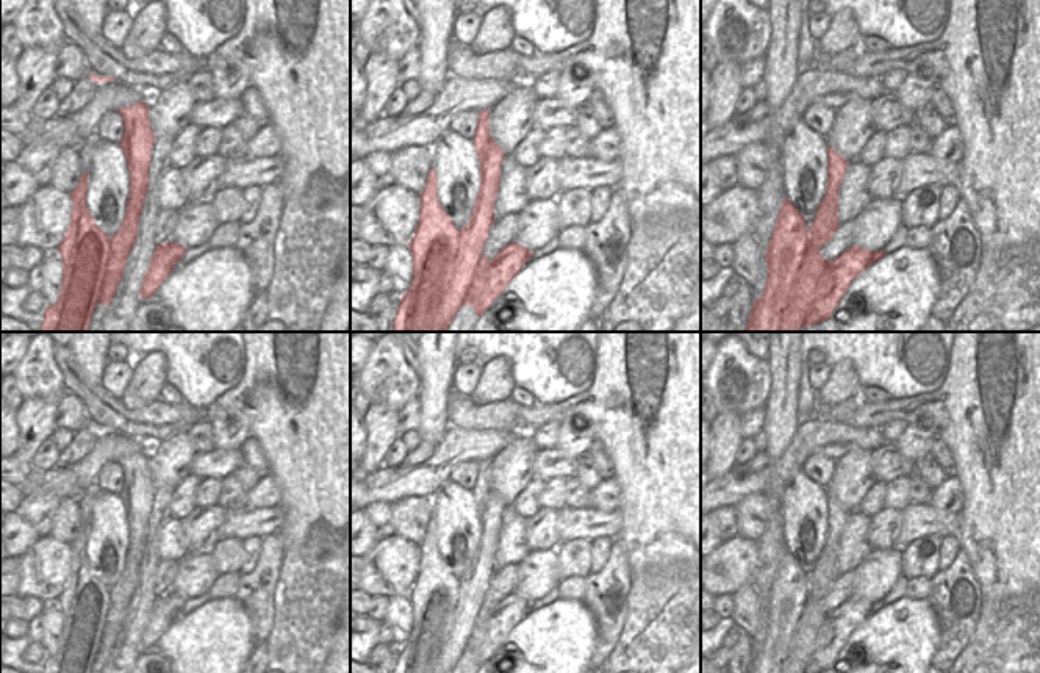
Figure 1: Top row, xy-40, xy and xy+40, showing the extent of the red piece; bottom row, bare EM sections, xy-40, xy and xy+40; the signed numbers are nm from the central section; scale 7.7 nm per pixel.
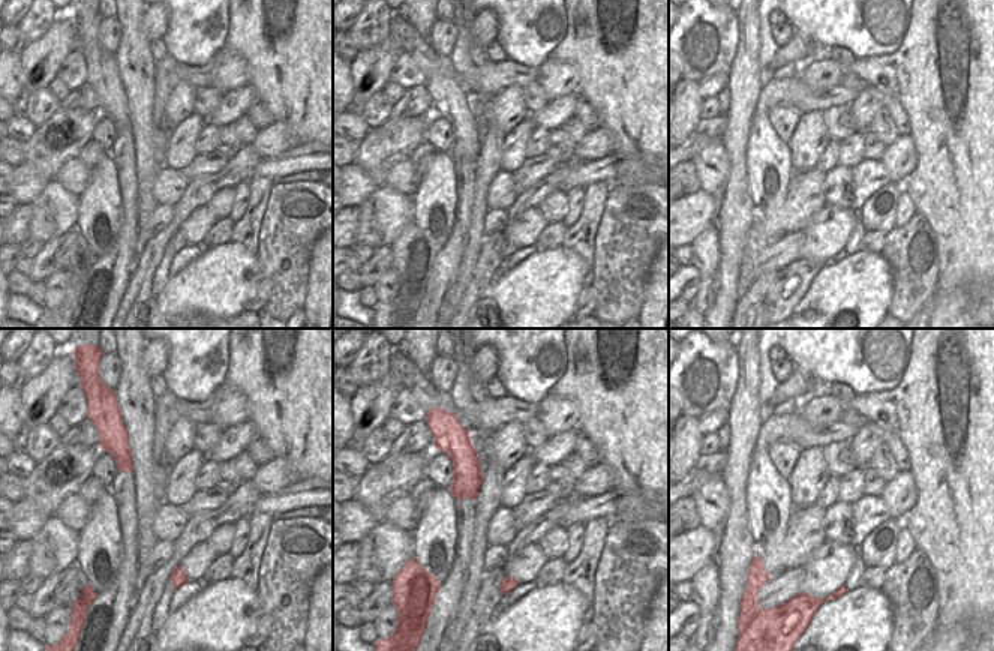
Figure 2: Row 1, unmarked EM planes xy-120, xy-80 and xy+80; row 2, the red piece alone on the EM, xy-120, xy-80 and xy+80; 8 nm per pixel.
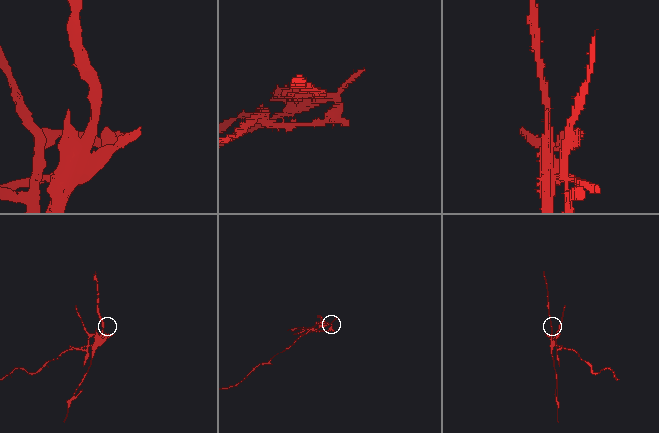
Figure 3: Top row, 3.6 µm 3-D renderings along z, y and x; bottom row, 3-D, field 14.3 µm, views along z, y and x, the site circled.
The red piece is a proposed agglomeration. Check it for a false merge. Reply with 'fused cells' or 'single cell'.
fused cells

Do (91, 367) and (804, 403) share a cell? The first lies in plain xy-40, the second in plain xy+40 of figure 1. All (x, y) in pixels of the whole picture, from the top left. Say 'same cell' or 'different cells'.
different cells

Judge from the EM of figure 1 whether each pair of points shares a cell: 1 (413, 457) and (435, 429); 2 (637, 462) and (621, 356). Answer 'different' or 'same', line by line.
1: different
2: same

